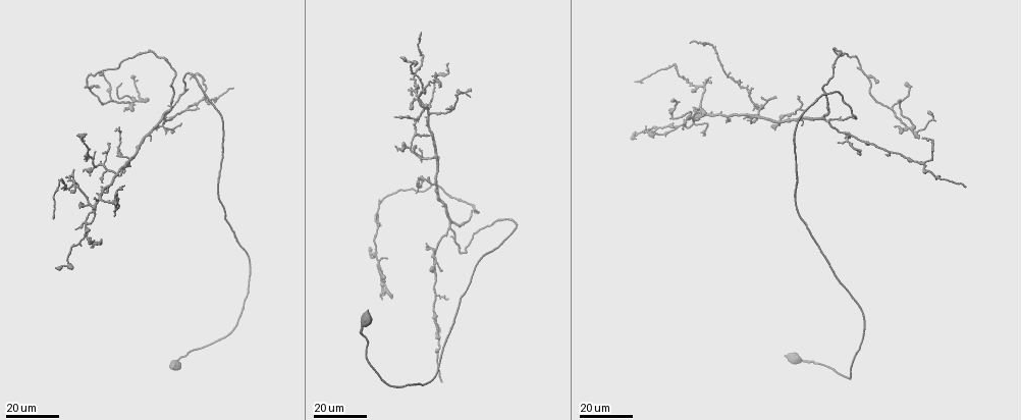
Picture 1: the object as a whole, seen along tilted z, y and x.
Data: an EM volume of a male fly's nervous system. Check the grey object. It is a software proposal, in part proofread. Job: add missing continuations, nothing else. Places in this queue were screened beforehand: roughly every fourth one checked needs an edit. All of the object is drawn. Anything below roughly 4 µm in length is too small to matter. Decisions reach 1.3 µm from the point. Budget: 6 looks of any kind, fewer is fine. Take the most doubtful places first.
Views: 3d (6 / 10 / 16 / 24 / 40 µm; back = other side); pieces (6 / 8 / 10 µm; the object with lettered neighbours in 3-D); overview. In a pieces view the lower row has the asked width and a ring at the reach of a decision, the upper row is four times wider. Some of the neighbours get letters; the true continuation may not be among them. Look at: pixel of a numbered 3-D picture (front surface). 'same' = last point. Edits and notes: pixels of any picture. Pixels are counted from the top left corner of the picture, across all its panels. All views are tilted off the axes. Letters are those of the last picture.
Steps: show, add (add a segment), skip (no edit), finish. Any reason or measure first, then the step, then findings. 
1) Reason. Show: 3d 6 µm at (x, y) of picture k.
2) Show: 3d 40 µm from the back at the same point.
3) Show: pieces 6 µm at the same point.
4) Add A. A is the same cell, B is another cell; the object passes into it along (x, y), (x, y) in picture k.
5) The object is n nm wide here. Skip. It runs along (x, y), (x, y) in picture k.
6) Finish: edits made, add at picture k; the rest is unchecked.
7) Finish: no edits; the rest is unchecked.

Tapers out. Show: 3d 24 µm at (441, 380) of picture 1.

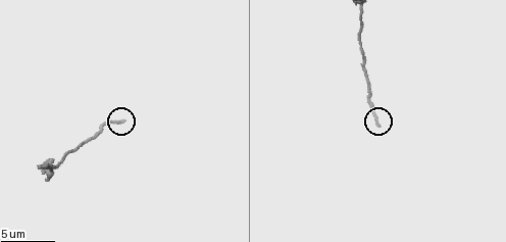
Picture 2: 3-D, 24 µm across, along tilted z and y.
Show: pieces 8 µm at (377, 123) of picture 2.

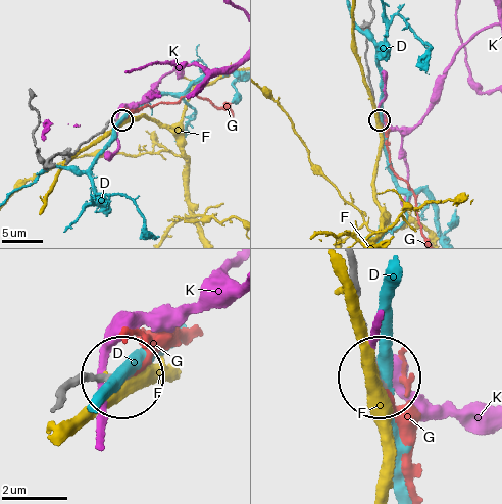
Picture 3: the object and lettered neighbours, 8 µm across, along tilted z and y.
Add G. G is the same cell, D, F and K are other cells; it goes on there.

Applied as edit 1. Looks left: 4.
End of a long branch. Show: 3d 24 µm at (899, 100) of picture 1.

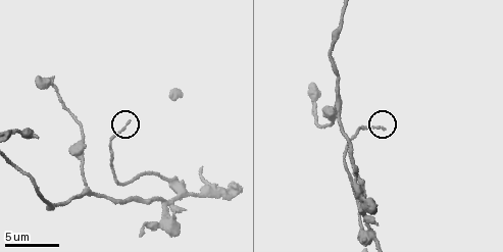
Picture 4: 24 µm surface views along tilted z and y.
Show: pieces 6 µm at (129, 124) of picture 4.

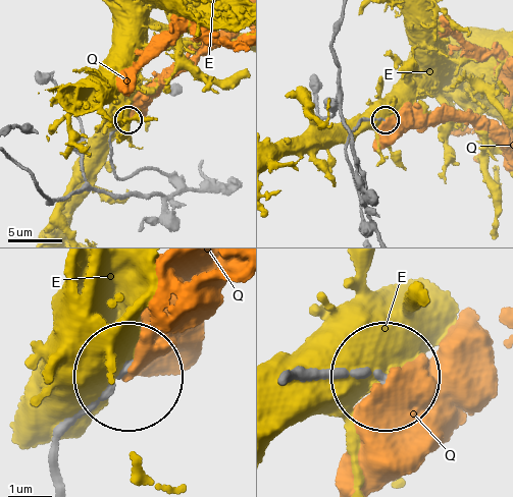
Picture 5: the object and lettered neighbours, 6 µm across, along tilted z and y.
Skip. E and Q are other cells; none of them fits.

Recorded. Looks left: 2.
Branch stops here. Show: 3d 24 µm at (921, 139) of picture 1.

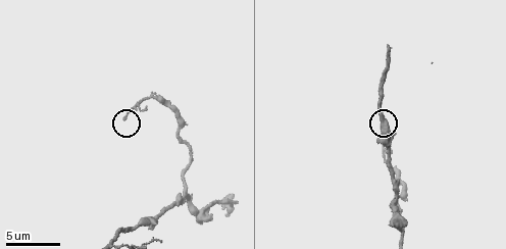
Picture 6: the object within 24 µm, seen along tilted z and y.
Show: pieces 8 µm at (126, 117) of picture 6.

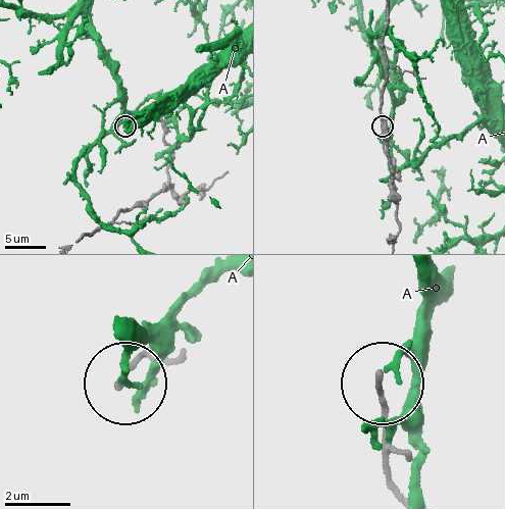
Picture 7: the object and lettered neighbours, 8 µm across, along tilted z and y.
Skip. A is another cell; it runs along (395, 492), (383, 383) in picture 7; none of them fits.

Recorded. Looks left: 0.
Finish: edits made, add at picture 3; the rest is unchecked.

